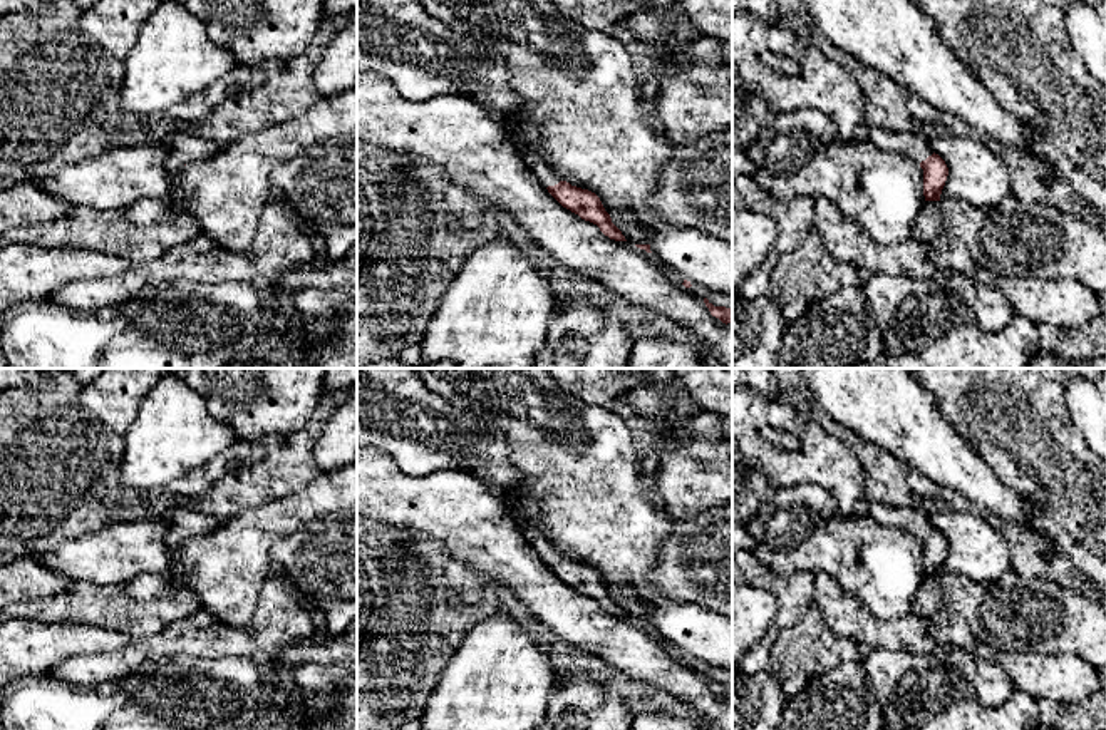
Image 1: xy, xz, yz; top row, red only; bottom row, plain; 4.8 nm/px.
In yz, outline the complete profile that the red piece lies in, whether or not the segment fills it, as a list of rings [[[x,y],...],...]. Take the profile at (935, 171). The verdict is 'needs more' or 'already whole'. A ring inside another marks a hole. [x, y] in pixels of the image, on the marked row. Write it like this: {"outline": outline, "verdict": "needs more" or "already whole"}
{"outline": [[[863,127],[860,137],[880,151],[898,152],[915,161],[923,169],[925,201],[940,201],[948,167],[930,147],[930,141],[917,132],[892,132],[885,129]]], "verdict": "needs more"}

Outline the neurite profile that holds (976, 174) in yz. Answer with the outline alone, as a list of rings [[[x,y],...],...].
[[[942,136],[930,141],[948,176],[940,199],[962,199],[974,208],[989,209],[1010,194],[1007,164],[987,142],[964,136]]]

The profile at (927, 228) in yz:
[[[925,201],[915,219],[910,238],[927,246],[942,233],[940,201]]]

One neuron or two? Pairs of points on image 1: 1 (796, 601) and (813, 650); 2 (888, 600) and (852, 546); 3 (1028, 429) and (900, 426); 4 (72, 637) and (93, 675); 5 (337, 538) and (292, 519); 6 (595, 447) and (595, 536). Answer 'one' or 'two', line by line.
1: two
2: one
3: two
4: two
5: two
6: one

